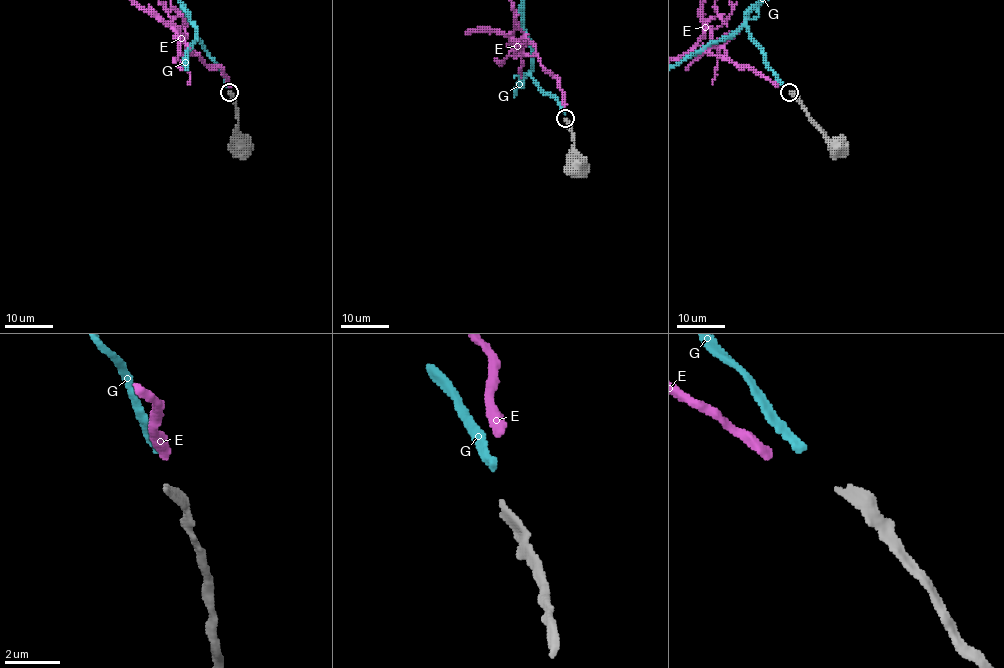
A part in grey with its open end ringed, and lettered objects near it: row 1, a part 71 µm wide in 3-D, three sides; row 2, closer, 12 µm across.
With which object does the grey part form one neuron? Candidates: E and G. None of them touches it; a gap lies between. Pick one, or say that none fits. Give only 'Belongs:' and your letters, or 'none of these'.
Belongs: G

